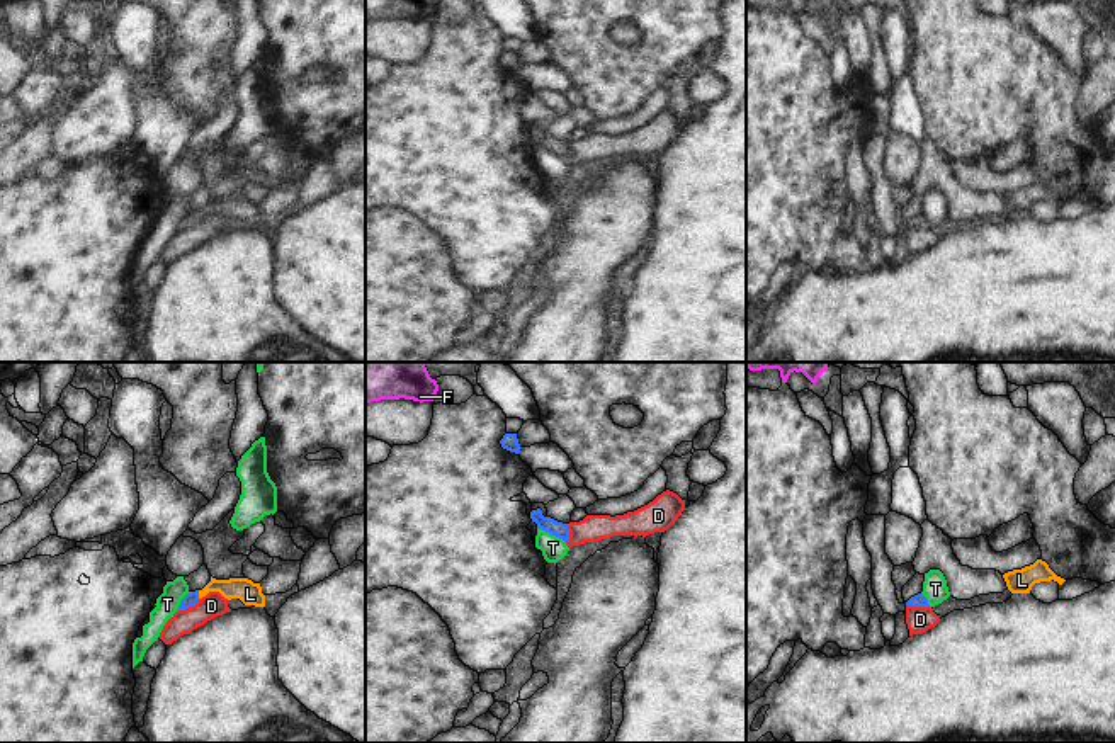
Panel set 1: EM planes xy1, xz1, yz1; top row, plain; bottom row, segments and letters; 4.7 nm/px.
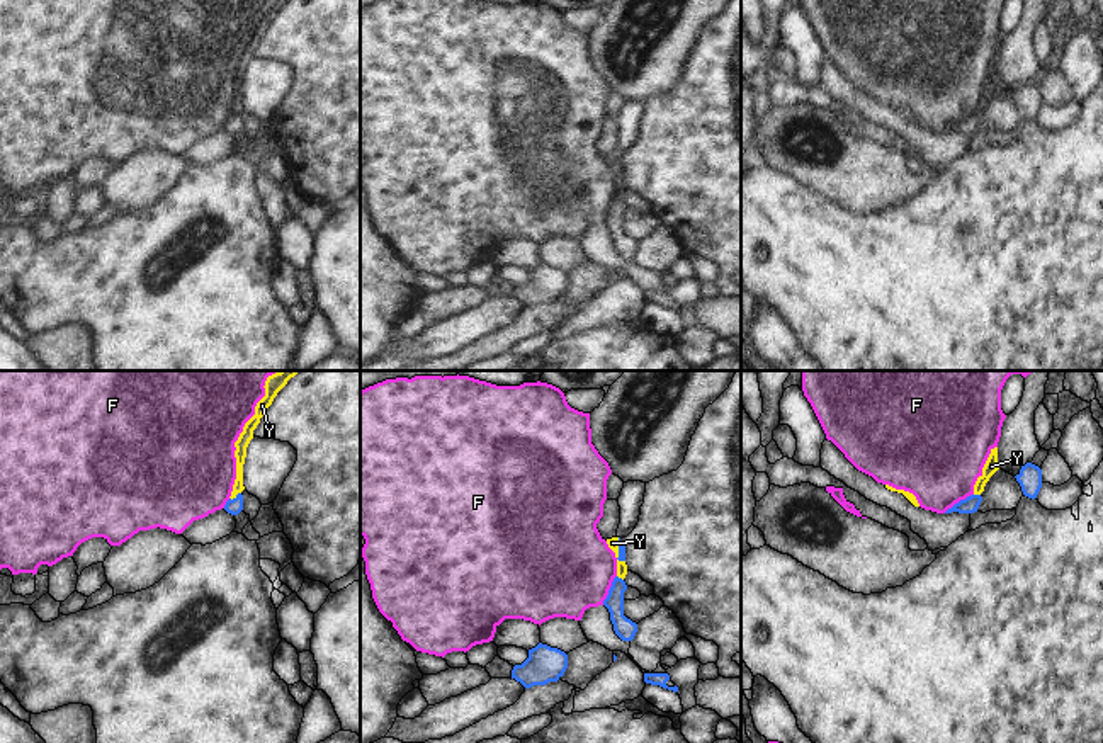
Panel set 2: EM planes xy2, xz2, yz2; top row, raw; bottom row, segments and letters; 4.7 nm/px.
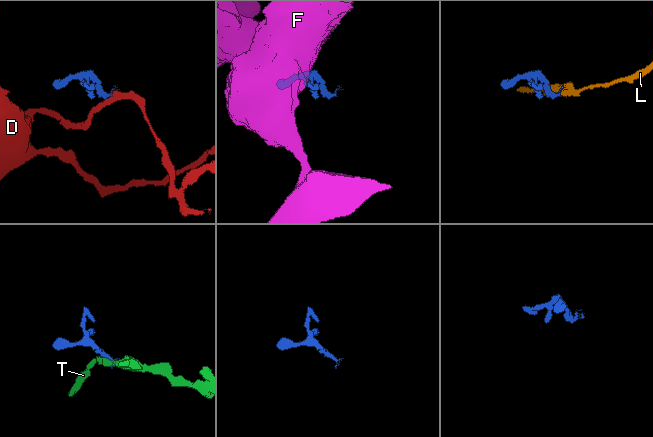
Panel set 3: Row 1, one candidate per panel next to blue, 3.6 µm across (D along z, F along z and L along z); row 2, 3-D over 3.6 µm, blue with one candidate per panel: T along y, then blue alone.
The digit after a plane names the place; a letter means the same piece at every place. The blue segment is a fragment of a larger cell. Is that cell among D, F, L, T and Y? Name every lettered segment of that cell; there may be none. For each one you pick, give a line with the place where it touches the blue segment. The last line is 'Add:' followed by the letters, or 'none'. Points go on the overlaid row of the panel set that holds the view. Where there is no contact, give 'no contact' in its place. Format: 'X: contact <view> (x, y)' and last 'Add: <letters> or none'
L: contact xy1 (198, 594)
Add: L

